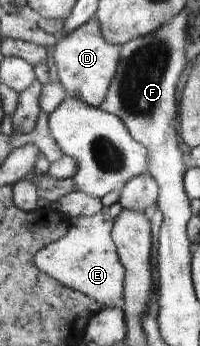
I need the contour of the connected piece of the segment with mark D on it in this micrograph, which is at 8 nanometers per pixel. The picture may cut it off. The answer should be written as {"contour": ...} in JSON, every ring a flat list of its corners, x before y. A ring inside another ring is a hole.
{"contour":[[89,20,73,33,59,37,52,57,58,79,65,86,69,97,80,99,96,108,101,108,106,103,112,81,118,73,118,65,122,61,122,46,108,42,99,20]]}

